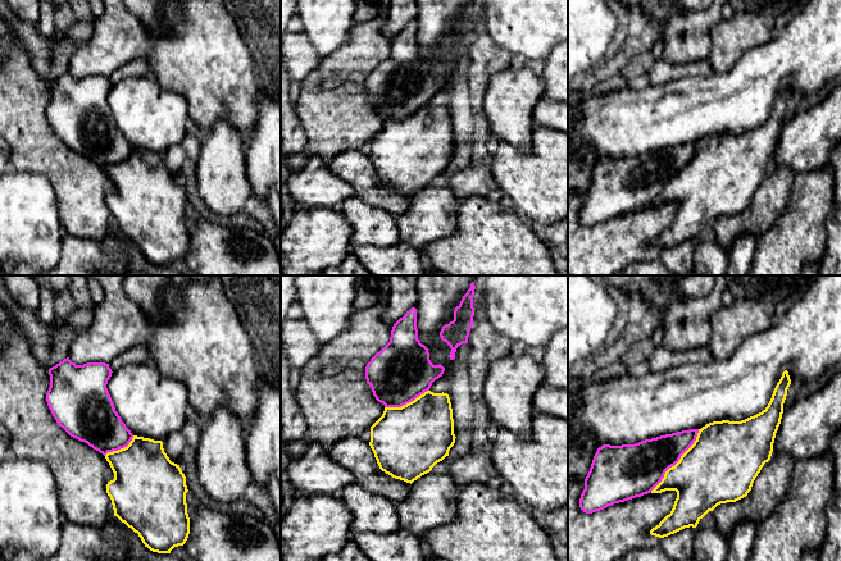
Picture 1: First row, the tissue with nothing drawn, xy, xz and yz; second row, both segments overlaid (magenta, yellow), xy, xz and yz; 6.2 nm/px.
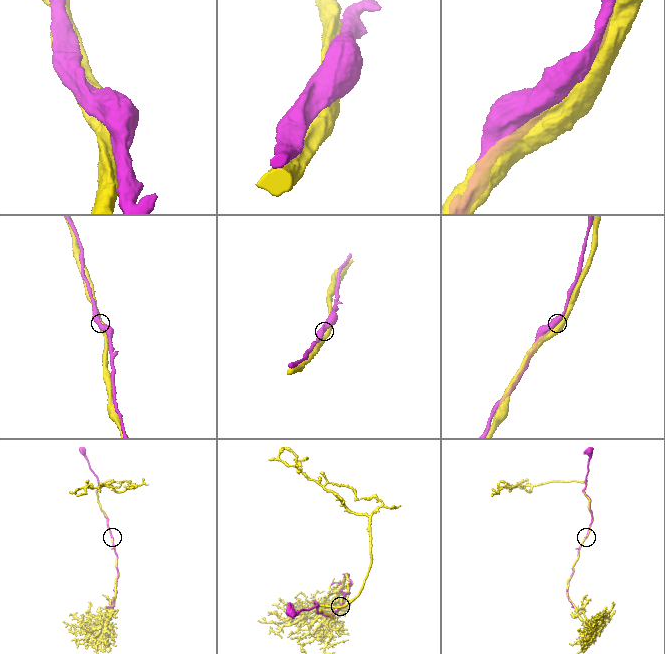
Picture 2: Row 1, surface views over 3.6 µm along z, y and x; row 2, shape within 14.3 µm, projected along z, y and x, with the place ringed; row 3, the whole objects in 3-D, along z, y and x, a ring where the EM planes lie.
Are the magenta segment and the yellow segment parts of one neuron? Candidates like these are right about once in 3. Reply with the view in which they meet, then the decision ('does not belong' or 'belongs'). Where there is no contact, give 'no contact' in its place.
meets magenta in yz; belongs

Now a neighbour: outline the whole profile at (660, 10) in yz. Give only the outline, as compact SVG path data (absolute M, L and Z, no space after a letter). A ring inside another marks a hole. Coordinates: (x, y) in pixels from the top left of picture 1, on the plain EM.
M615 0L627 12L638 6L644 15L655 20L664 28L676 12L705 10L713 0Z

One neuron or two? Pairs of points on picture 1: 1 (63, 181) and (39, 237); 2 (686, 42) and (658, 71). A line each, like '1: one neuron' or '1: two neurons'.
1: two neurons
2: two neurons

